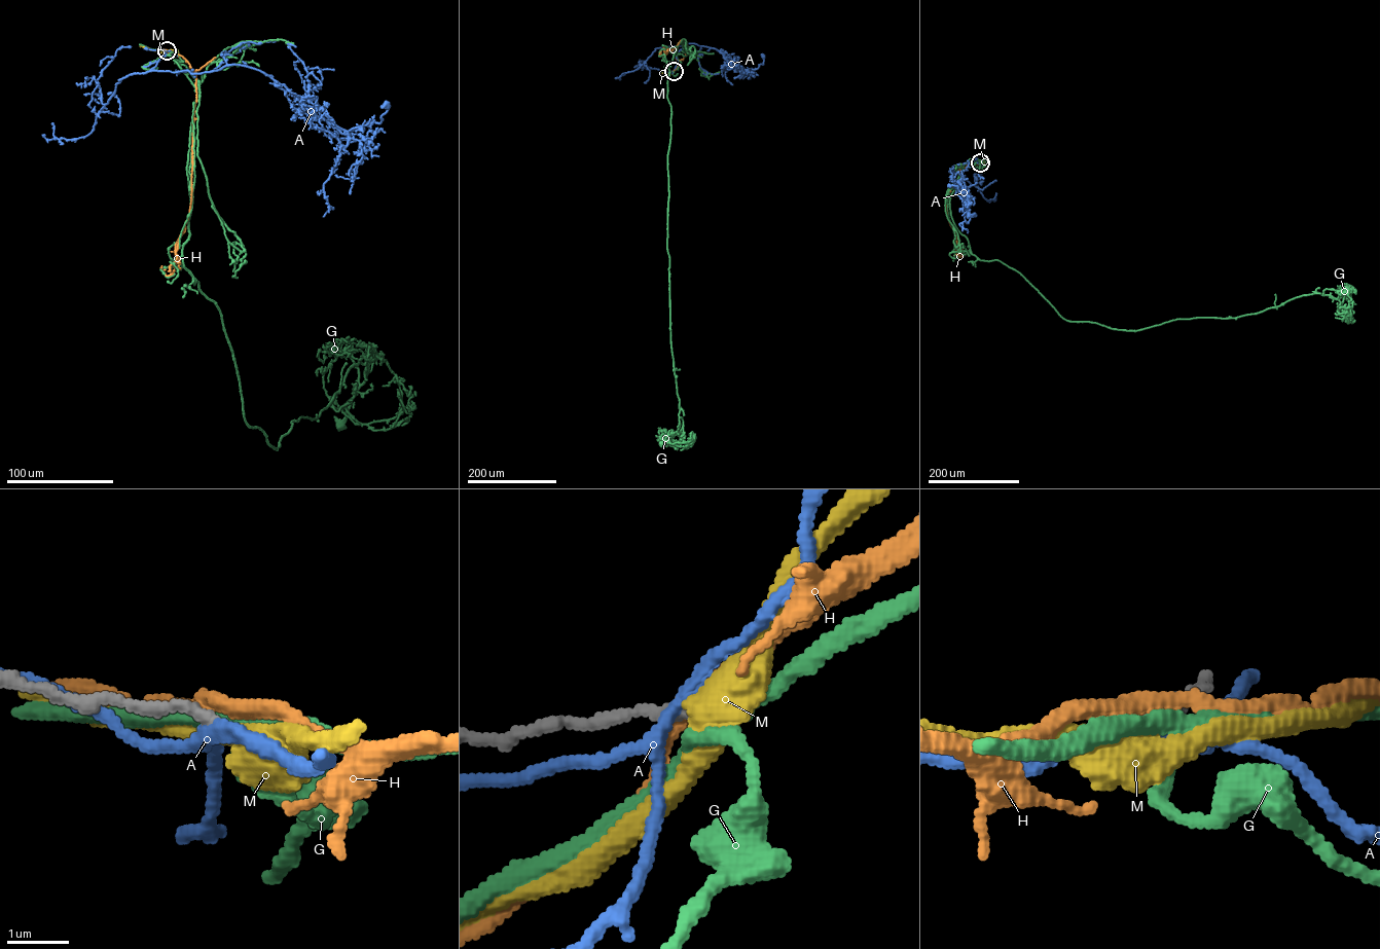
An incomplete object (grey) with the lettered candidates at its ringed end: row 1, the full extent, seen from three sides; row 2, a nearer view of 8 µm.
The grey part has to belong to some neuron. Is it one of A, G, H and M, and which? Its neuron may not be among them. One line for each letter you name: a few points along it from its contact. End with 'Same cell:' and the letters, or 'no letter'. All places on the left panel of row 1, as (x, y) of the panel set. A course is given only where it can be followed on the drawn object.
G: course (167, 50), (197, 93), (182, 262), (219, 309), (245, 421), (278, 448), (362, 359), (366, 378), (341, 427)
Same cell: G

